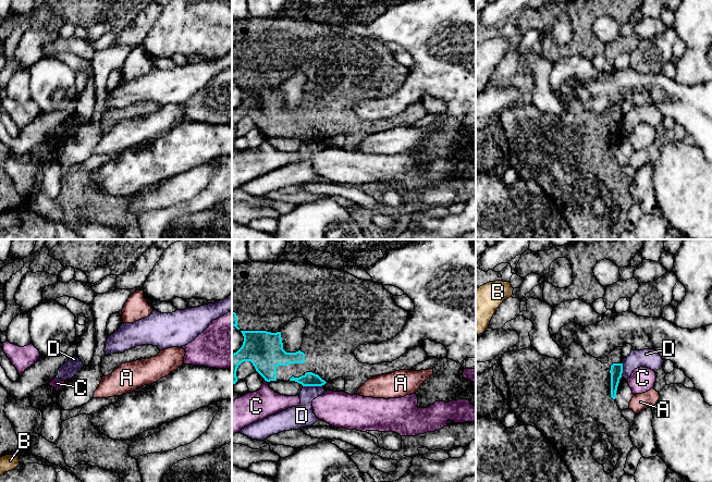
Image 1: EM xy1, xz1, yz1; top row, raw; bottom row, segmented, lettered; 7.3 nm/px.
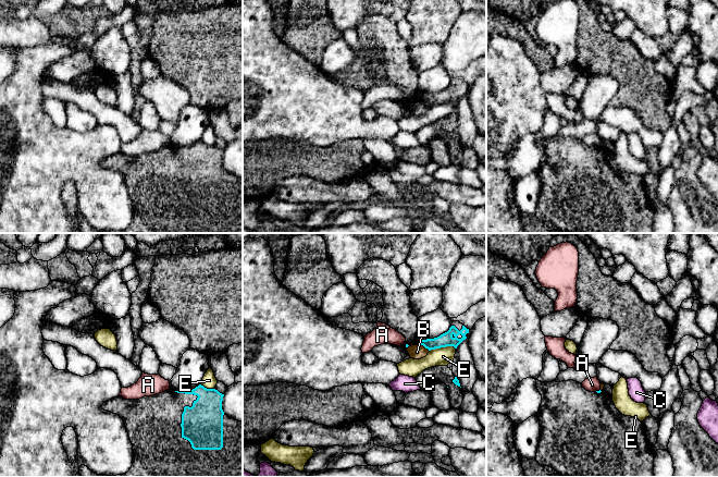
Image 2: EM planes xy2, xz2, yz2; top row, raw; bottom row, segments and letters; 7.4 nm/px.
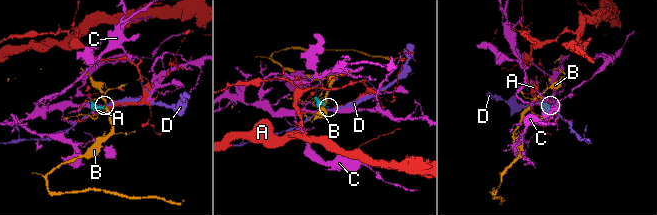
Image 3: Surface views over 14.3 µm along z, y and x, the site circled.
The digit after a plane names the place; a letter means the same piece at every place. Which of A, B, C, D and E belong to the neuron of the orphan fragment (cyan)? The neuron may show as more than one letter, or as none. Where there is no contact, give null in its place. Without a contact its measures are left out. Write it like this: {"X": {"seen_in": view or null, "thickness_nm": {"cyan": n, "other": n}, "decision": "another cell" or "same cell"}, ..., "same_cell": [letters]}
{"A": {"seen_in": "yz2", "thickness_nm": {"cyan": 20, "other": 110}, "decision": "another cell"}, "B": {"seen_in": "xz2", "thickness_nm": {"cyan": 100, "other": 110}, "decision": "another cell"}, "C": {"seen_in": "xz1", "thickness_nm": {"cyan": 280, "other": 220}, "decision": "another cell"}, "D": {"seen_in": "xz1", "thickness_nm": {"cyan": 100, "other": 170}, "decision": "another cell"}, "E": {"seen_in": "xz2", "thickness_nm": {"cyan": 100, "other": 140}, "decision": "another cell"}, "same_cell": []}

